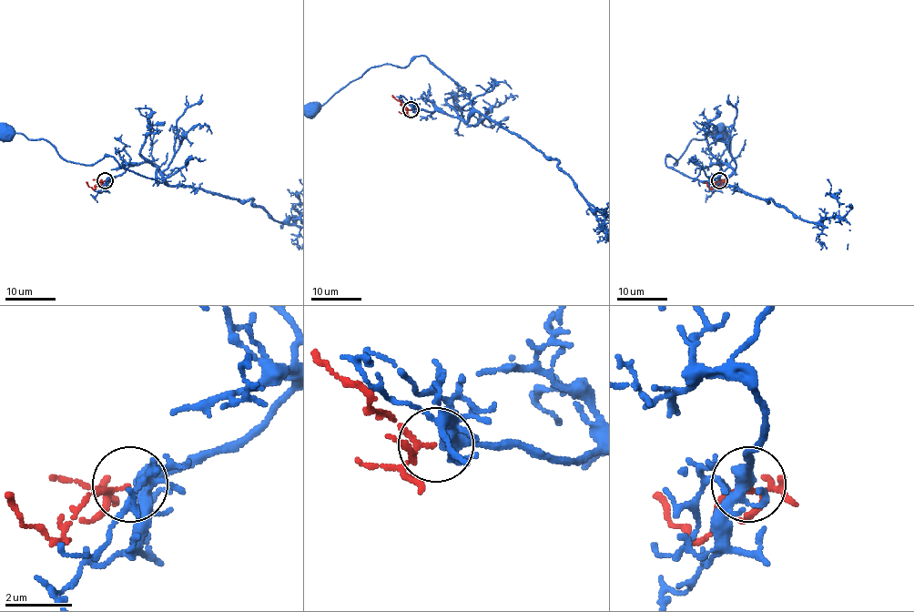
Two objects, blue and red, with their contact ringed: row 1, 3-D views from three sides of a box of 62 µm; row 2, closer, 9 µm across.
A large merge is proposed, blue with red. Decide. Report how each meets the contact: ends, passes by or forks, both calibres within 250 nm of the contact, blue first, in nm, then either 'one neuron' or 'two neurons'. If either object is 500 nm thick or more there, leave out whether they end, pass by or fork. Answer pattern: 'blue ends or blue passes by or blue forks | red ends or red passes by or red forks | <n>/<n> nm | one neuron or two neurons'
blue forks | red forks | 320/90 nm | one neuron

